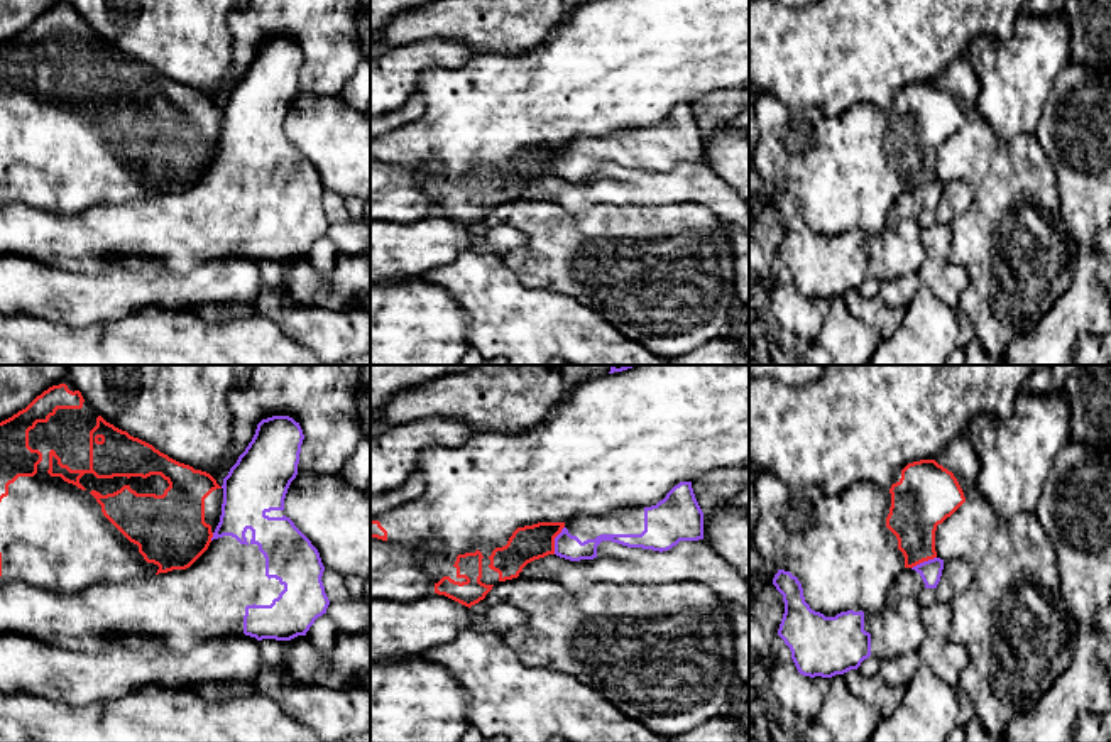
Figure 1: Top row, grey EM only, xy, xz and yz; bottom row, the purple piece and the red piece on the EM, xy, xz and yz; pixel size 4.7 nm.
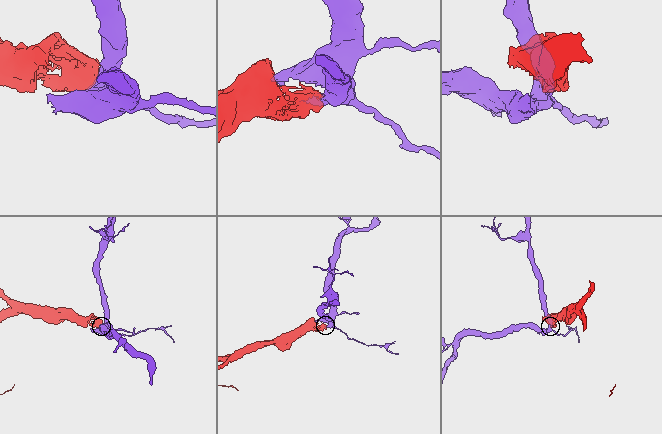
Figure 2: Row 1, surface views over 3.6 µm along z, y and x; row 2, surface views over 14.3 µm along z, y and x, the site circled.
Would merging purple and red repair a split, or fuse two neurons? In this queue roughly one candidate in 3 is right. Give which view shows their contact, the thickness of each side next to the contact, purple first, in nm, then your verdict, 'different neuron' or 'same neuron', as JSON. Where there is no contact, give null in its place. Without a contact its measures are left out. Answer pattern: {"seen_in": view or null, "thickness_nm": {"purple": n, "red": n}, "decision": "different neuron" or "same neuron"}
{"seen_in": "xz", "thickness_nm": {"purple": 120, "red": 170}, "decision": "different neuron"}

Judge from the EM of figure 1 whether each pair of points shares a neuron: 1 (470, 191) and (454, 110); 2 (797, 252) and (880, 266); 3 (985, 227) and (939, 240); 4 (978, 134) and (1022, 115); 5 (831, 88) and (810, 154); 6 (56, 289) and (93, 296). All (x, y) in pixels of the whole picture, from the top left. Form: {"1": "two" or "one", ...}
{"1": "one", "2": "one", "3": "two", "4": "two", "5": "two", "6": "one"}

